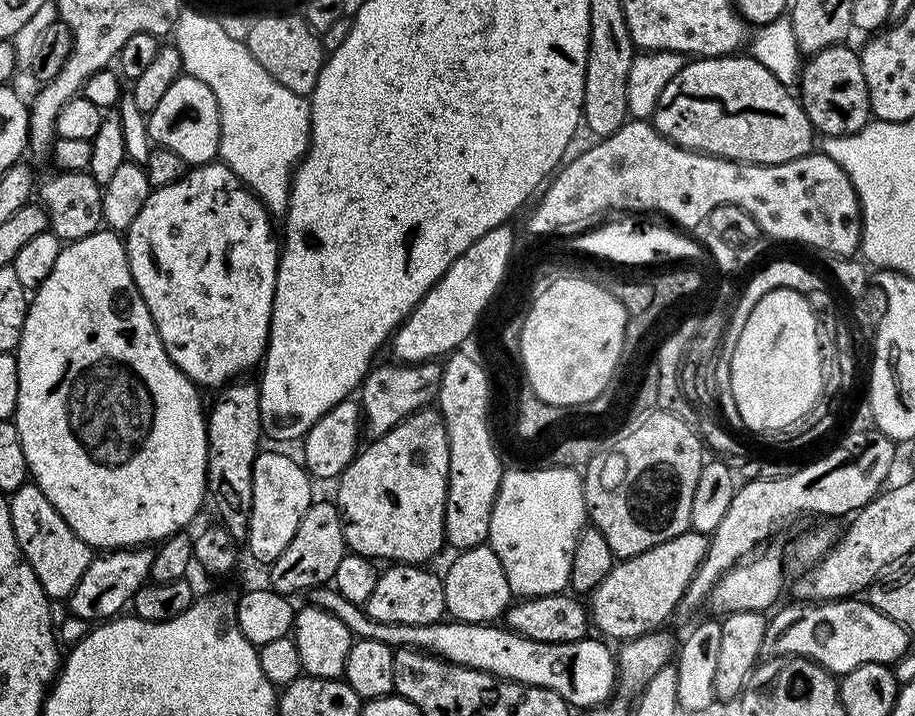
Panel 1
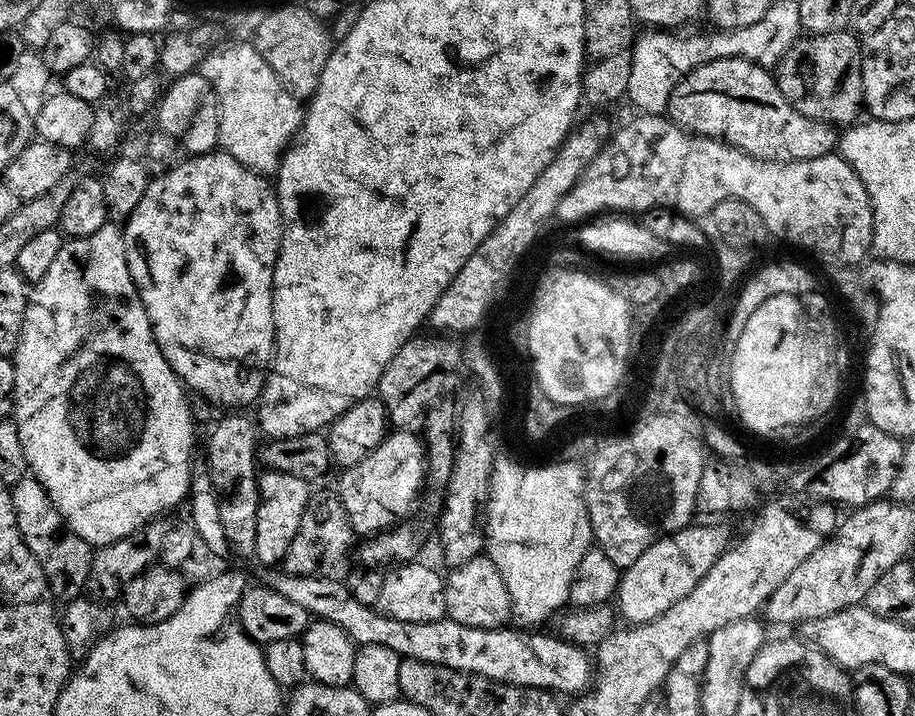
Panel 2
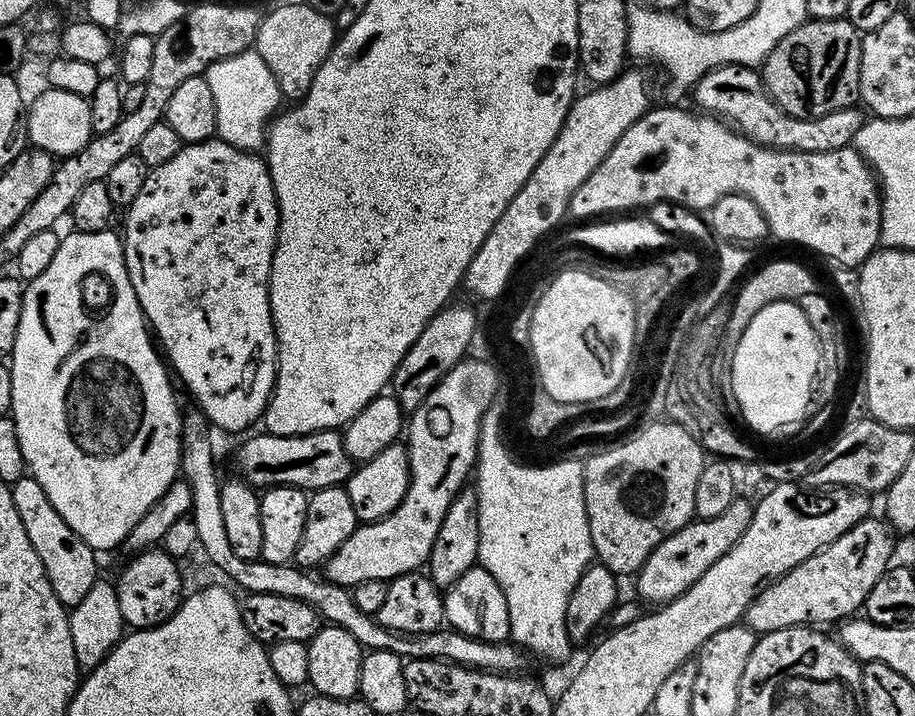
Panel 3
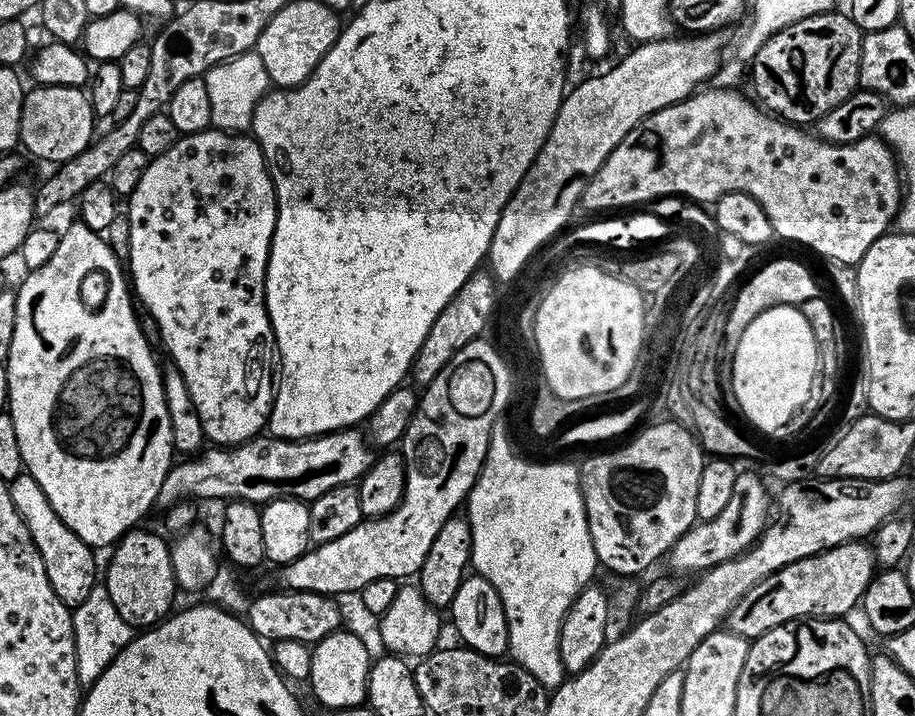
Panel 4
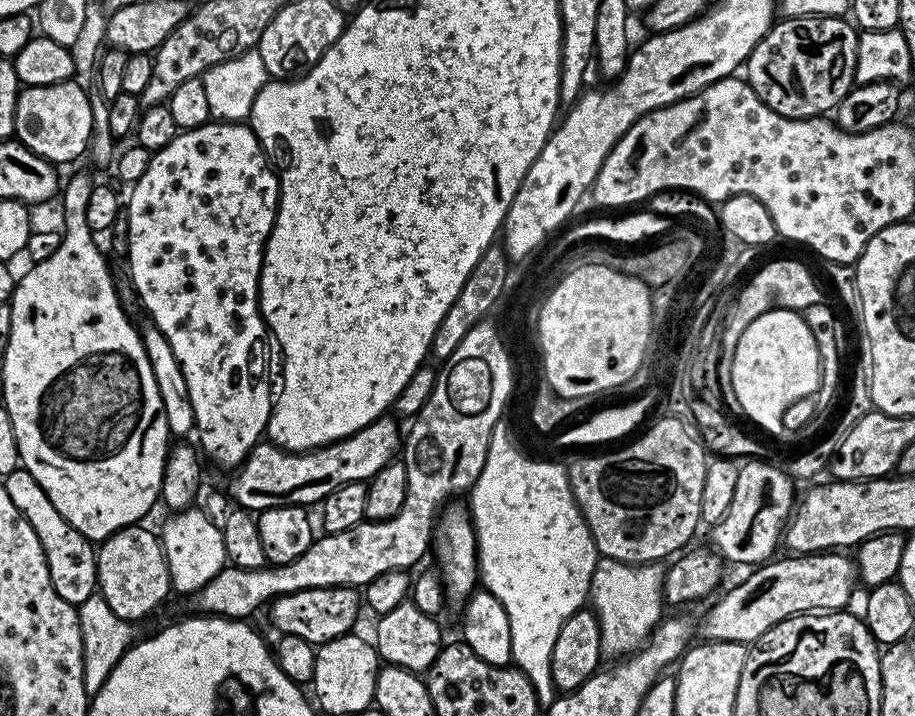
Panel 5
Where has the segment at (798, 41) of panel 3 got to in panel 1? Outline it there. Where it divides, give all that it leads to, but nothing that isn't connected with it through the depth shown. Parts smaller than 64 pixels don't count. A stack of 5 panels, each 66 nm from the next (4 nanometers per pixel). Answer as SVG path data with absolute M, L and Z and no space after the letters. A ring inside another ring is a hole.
M841 42L809 55L803 61L798 79L798 99L821 137L854 134L873 119L870 90L862 74L860 53Z

